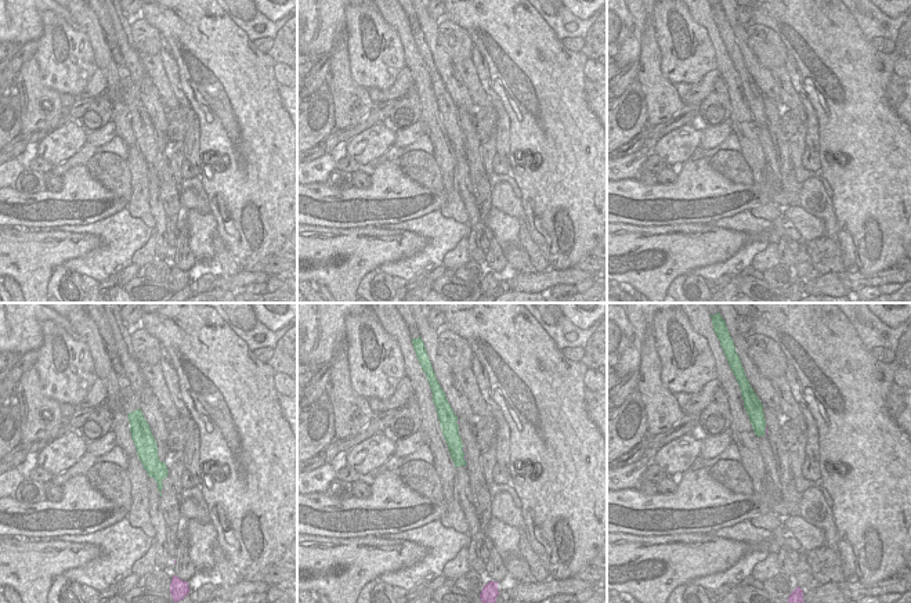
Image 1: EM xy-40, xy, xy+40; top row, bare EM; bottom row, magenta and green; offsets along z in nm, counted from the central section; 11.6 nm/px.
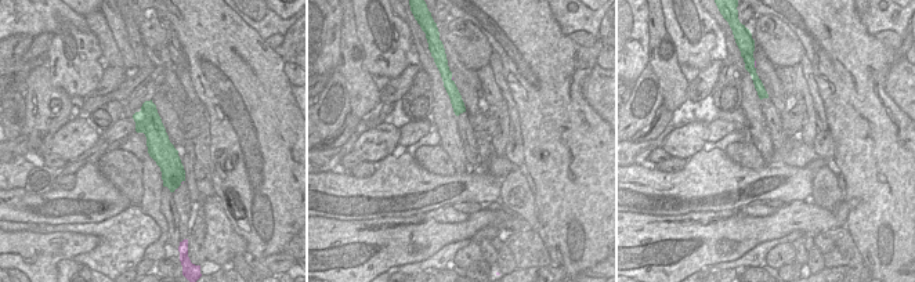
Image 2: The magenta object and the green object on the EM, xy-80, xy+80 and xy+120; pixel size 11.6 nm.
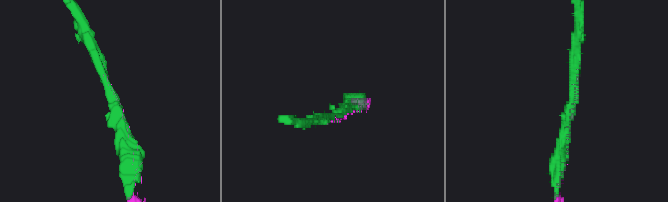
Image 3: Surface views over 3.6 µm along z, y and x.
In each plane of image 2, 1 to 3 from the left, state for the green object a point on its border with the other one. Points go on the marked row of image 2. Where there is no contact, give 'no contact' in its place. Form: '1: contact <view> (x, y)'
1: no contact
2: no contact
3: contact xy+120 (755, 65)

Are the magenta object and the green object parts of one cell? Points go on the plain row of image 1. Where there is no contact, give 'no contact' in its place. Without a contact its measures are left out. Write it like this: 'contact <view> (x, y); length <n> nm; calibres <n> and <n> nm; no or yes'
contact xy+40 (766, 122); length 100 nm; calibres 30 and 190 nm; yes

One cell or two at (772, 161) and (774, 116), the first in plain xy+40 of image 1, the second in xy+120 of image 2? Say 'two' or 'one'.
one

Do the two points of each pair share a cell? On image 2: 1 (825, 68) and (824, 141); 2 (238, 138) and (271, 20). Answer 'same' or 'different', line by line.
1: different
2: different

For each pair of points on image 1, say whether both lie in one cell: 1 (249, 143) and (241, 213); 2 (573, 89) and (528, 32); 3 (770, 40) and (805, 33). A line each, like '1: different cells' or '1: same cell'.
1: same cell
2: same cell
3: different cells

